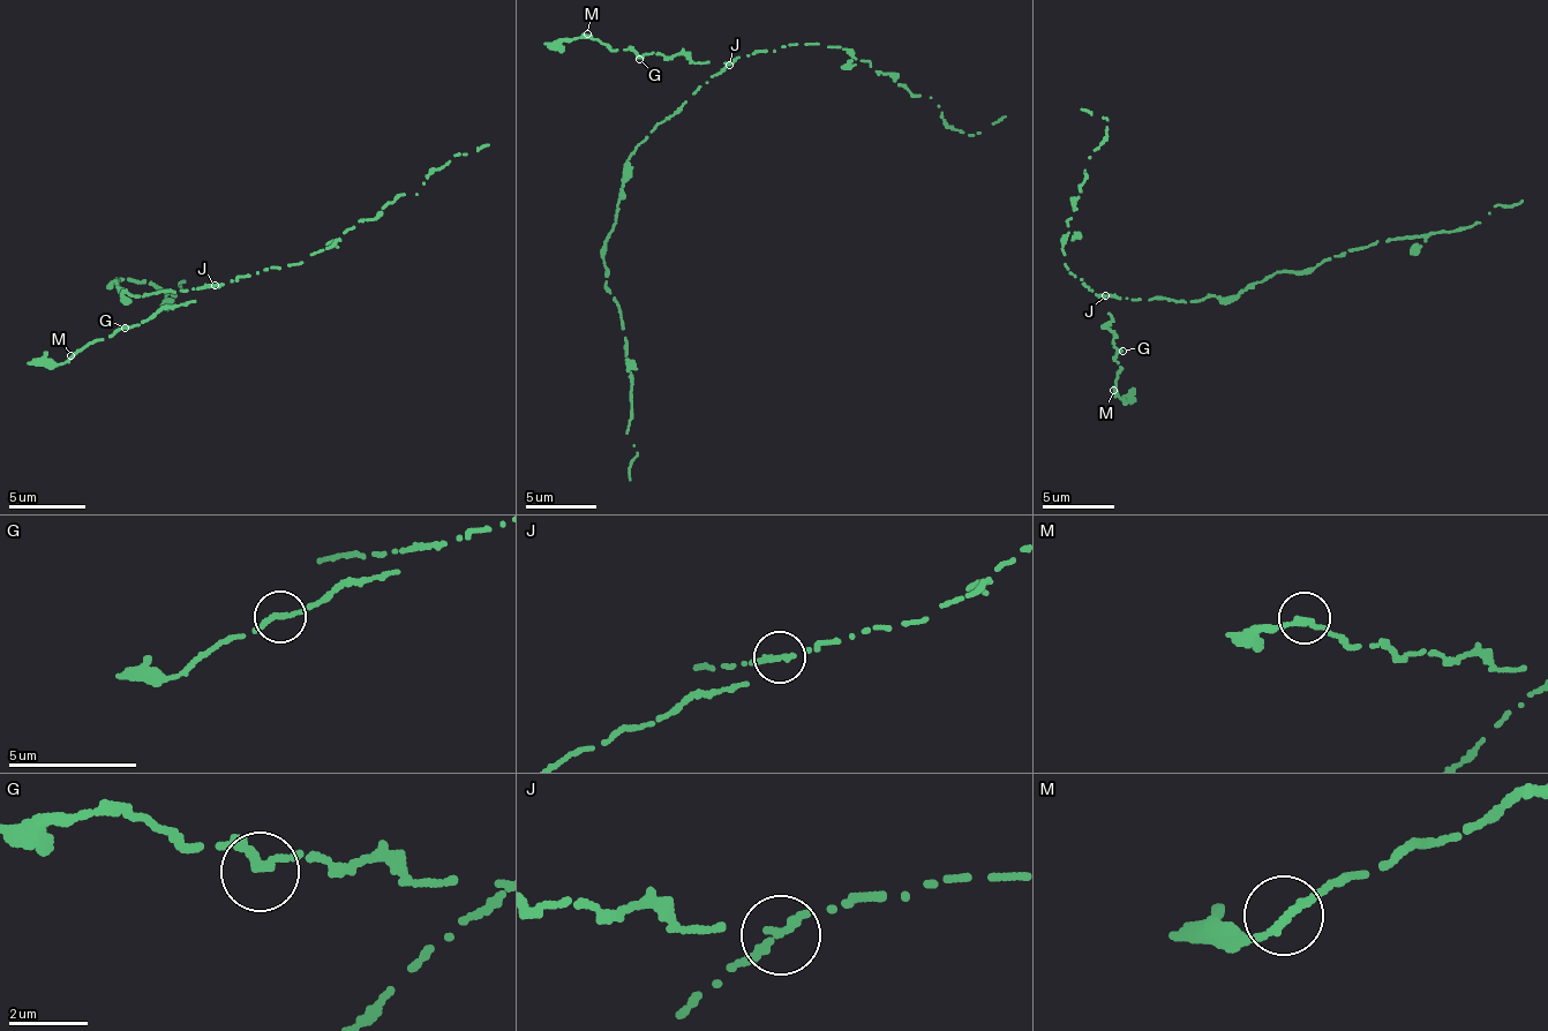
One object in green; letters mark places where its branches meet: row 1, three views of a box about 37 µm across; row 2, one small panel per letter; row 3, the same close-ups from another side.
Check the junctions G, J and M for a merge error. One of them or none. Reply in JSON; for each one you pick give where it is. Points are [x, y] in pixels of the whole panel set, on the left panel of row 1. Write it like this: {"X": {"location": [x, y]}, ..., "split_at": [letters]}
{"J": {"location": [215, 285]}, "split_at": ["J"]}

